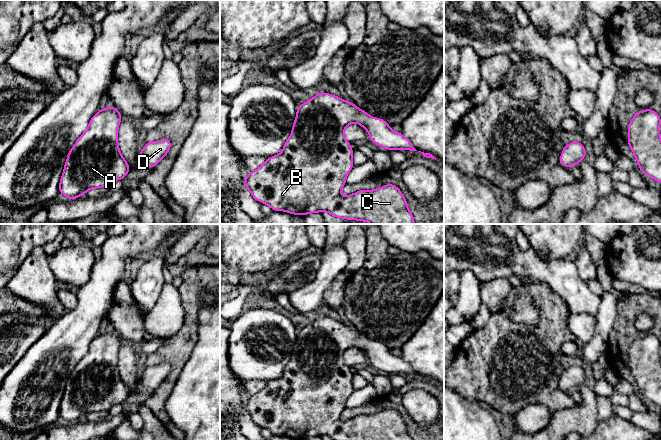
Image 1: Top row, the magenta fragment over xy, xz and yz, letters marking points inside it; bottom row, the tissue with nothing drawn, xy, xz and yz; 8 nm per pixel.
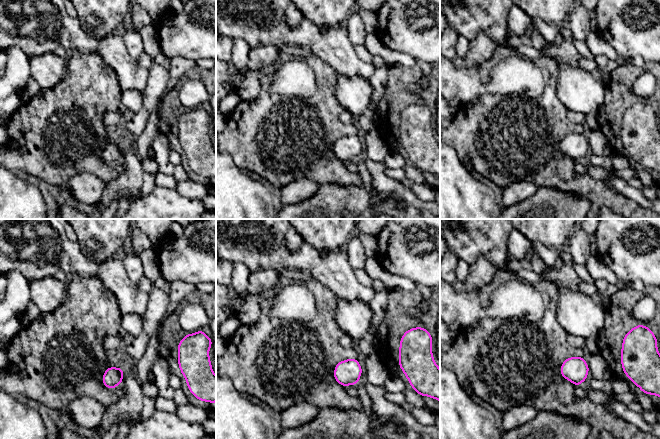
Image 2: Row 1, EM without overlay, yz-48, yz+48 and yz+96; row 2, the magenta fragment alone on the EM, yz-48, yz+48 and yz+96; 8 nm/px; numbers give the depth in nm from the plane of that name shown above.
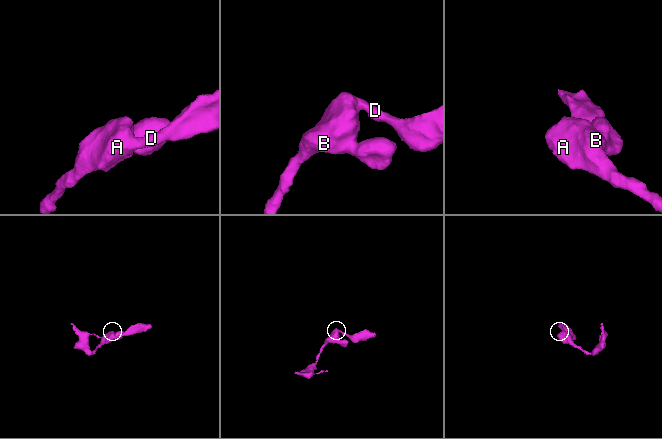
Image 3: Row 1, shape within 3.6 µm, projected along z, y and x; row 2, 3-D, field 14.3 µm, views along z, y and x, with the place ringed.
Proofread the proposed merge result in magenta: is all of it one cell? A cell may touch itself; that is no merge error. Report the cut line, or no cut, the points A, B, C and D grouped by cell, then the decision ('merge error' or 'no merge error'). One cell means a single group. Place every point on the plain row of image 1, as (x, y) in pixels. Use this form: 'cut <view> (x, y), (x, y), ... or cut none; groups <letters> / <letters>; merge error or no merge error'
cut none; groups A B C D; no merge error

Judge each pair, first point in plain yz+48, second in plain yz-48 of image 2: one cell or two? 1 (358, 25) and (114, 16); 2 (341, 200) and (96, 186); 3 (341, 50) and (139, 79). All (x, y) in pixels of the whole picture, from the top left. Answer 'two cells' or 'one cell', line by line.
1: two cells
2: two cells
3: one cell

